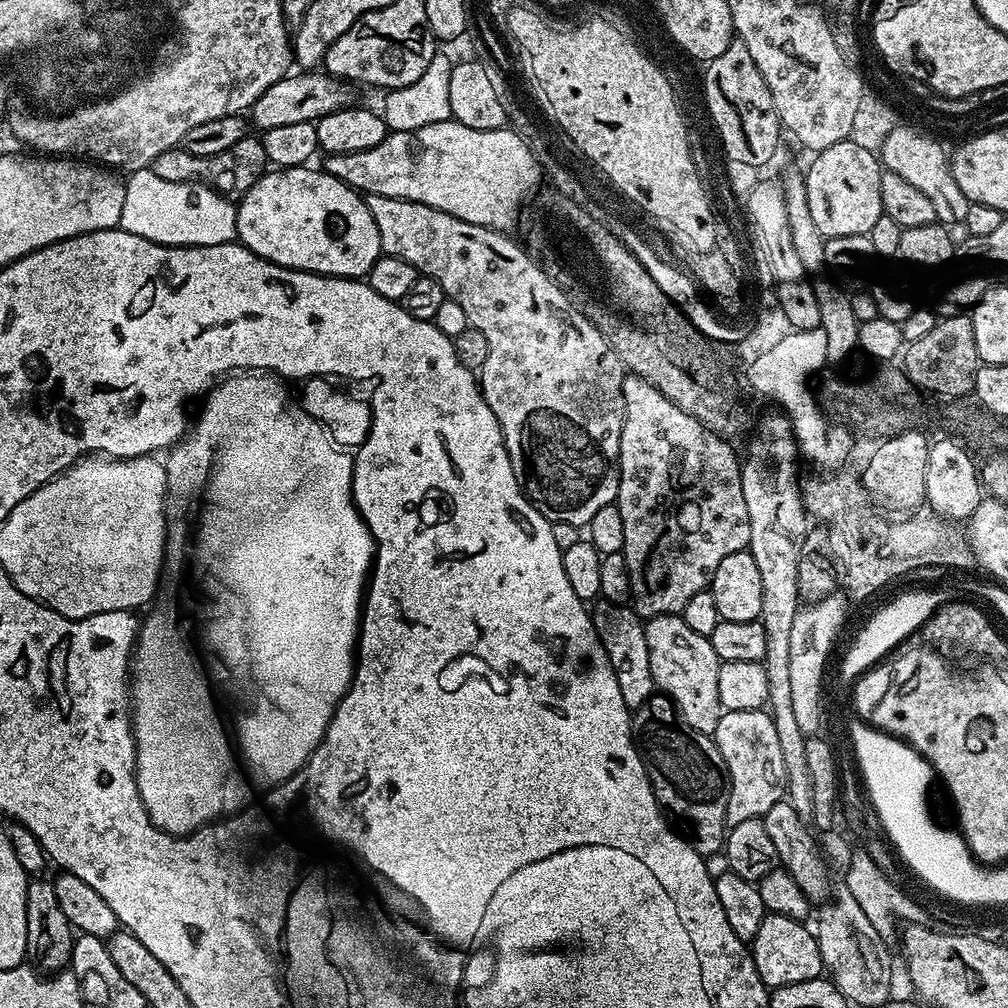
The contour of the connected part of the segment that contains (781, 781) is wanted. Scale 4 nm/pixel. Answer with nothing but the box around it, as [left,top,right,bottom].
[714,708,788,825]

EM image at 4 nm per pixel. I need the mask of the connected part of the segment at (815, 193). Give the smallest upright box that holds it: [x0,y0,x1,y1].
[803,139,884,238]

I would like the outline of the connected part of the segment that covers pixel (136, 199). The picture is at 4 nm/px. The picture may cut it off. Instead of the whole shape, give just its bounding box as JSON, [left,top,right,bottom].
[119,168,237,248]

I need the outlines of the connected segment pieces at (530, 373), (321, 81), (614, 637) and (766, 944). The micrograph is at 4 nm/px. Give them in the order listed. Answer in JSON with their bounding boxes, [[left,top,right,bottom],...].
[[367,196,624,529],[250,70,353,133],[592,602,657,710],[750,915,824,990]]

